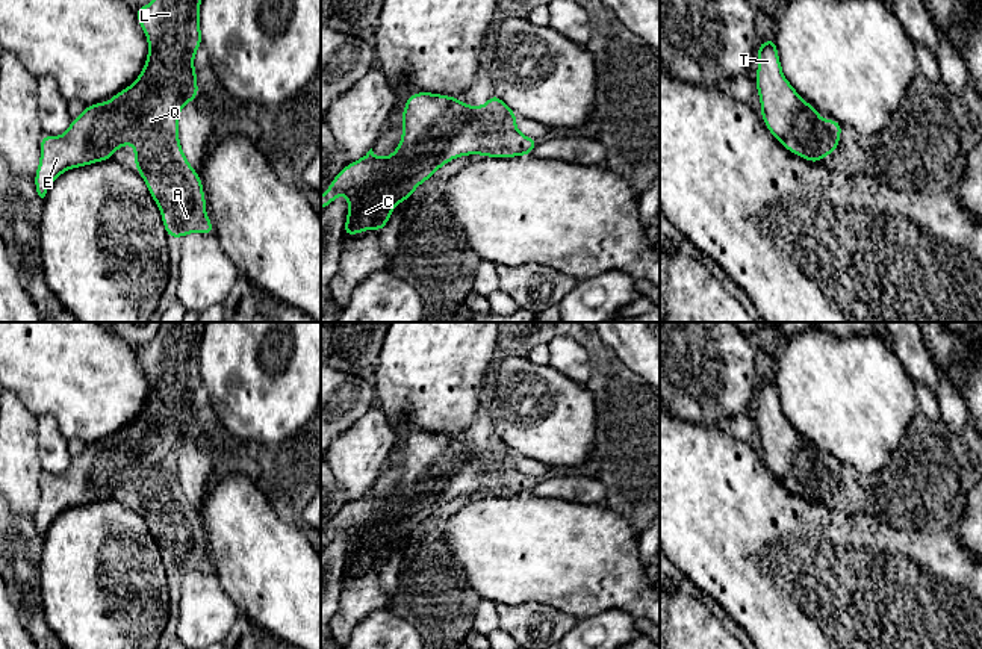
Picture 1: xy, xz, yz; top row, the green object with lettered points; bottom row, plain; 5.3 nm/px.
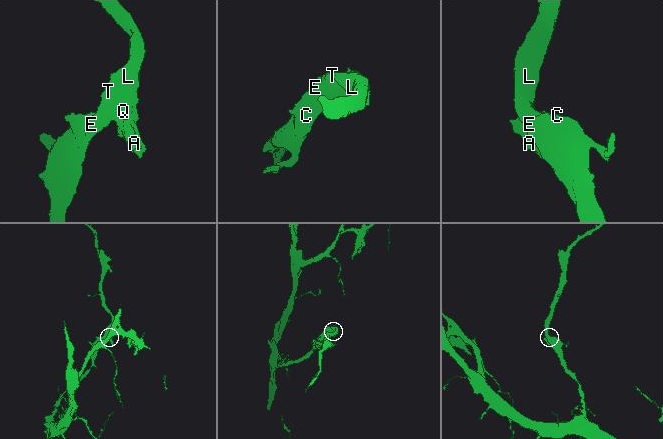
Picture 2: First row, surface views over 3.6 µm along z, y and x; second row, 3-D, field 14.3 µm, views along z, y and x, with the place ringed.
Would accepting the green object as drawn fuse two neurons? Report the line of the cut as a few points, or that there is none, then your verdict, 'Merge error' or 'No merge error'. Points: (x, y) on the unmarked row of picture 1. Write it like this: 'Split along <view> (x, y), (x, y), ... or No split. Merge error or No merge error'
No split. No merge error

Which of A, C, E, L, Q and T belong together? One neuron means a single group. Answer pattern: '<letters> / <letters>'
A C E L Q T

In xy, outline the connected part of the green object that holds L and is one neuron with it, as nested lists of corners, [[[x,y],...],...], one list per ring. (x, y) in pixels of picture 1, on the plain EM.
[[[162,322],[156,337],[135,348],[138,362],[148,378],[147,401],[138,418],[117,431],[110,440],[88,443],[71,458],[62,475],[44,474],[35,528],[45,536],[53,520],[65,510],[112,498],[123,484],[135,483],[133,499],[156,540],[168,576],[189,572],[215,573],[206,552],[201,516],[188,501],[179,478],[179,454],[185,443],[198,436],[194,395],[201,386],[200,343],[206,322]]]

